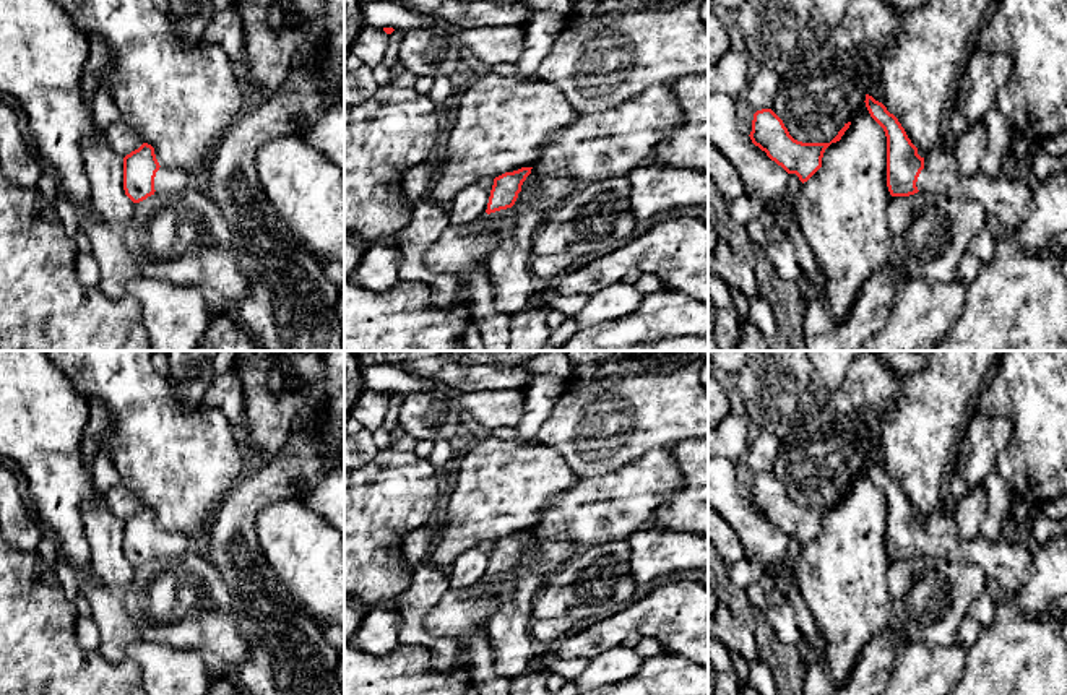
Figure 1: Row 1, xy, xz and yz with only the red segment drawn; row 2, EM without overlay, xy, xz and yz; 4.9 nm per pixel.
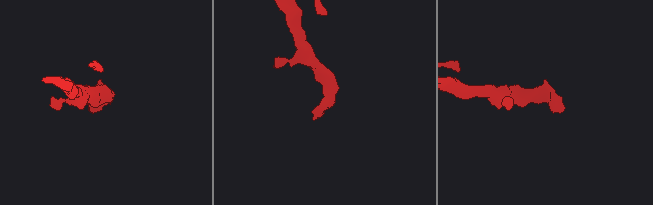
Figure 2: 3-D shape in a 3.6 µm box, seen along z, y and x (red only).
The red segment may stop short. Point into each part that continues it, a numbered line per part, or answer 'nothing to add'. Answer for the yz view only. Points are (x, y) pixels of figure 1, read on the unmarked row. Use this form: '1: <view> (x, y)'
1: yz (1009, 564)

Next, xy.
1: xy (168, 543)

